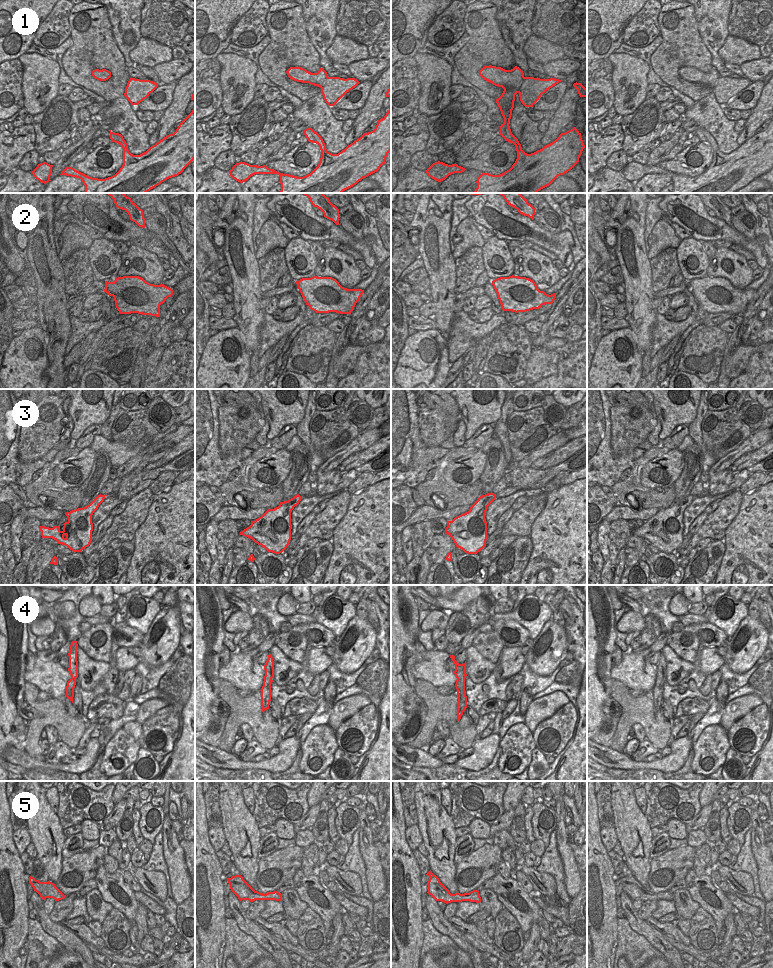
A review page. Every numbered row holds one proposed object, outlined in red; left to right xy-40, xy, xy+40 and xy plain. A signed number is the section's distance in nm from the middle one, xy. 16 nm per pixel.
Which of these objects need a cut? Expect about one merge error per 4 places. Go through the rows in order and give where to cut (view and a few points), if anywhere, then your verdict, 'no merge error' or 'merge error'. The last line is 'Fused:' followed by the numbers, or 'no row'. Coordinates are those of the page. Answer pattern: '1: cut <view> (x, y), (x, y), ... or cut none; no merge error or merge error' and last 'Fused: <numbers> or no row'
1: cut none; no merge error
2: cut none; no merge error
3: cut none; no merge error
4: cut xy+40 (457, 689), (459, 692), (459, 704); merge error
5: cut none; no merge error
Fused: 4

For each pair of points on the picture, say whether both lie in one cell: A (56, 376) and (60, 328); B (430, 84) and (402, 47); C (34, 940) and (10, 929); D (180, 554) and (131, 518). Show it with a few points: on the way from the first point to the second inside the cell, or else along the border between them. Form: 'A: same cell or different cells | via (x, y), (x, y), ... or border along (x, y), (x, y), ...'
A: same cell | via (56, 364), (61, 358), (63, 340)
B: different cells | border along (417, 52), (413, 57)
C: different cells | border along (28, 917), (28, 935), (23, 947)
D: different cells | border along (151, 503), (148, 514), (136, 530), (132, 541)

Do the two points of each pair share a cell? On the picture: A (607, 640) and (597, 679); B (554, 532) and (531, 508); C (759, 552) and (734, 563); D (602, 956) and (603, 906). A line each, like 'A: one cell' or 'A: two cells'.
A: one cell
B: two cells
C: one cell
D: one cell

